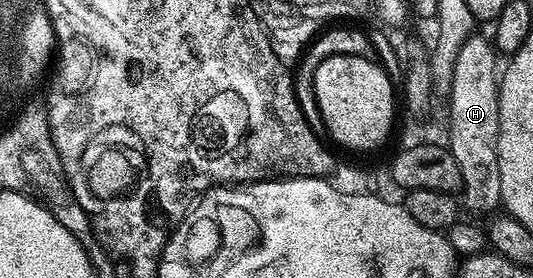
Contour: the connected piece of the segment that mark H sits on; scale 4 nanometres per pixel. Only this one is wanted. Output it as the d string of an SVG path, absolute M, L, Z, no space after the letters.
M473 33L459 50L454 63L452 90L446 95L448 99L448 140L446 143L451 148L452 156L458 161L459 171L462 172L463 210L465 212L468 210L472 215L492 217L502 207L502 177L498 173L498 157L496 156L496 146L500 136L500 84L498 67L496 71L497 52L485 36L484 39L480 33Z

